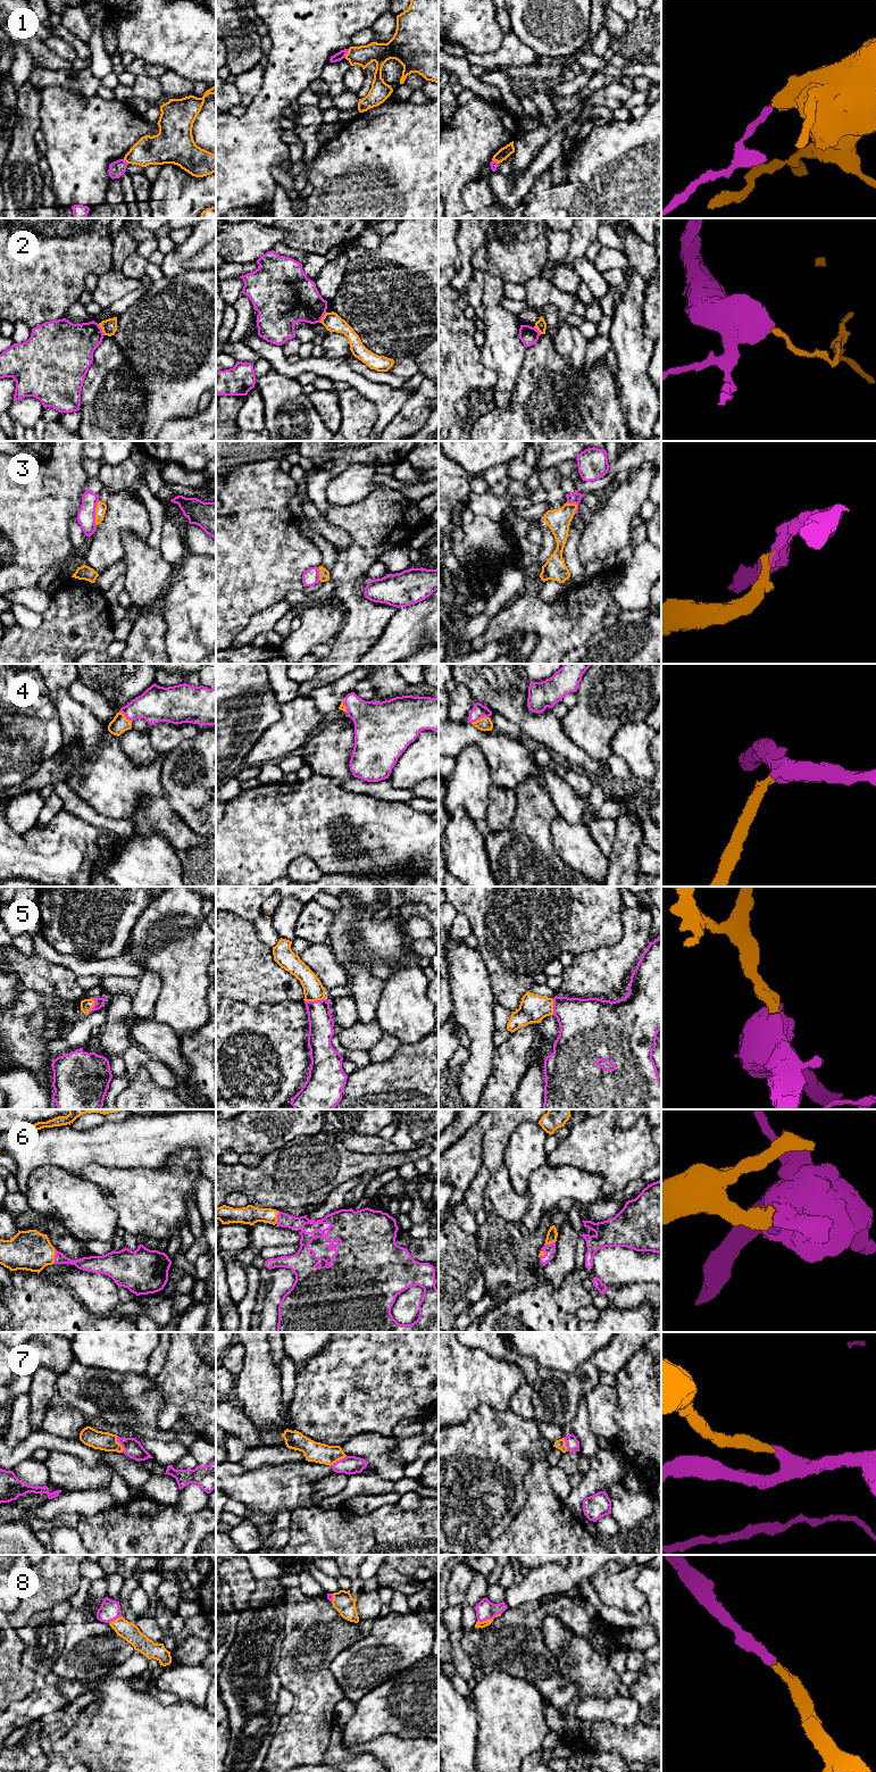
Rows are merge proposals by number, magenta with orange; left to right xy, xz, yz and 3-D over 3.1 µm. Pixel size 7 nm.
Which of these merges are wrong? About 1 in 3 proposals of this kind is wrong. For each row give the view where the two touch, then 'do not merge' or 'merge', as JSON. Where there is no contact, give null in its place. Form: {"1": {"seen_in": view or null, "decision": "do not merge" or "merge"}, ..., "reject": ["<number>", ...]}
{"1": {"seen_in": "xz", "decision": "do not merge"}, "2": {"seen_in": "xy", "decision": "do not merge"}, "3": {"seen_in": "xy", "decision": "do not merge"}, "4": {"seen_in": "yz", "decision": "merge"}, "5": {"seen_in": "xz", "decision": "merge"}, "6": {"seen_in": "xy", "decision": "merge"}, "7": {"seen_in": "xy", "decision": "merge"}, "8": {"seen_in": "yz", "decision": "merge"}, "reject": ["1", "2", "3"]}

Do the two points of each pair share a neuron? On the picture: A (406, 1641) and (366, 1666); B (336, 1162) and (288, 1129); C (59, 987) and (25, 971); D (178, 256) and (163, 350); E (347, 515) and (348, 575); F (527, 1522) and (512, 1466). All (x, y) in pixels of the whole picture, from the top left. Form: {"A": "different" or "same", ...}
{"A": "same", "B": "different", "C": "same", "D": "different", "E": "same", "F": "different"}

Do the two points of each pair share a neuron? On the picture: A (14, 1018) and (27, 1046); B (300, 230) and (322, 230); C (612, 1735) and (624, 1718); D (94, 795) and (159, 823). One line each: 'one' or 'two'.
A: one
B: one
C: two
D: two

